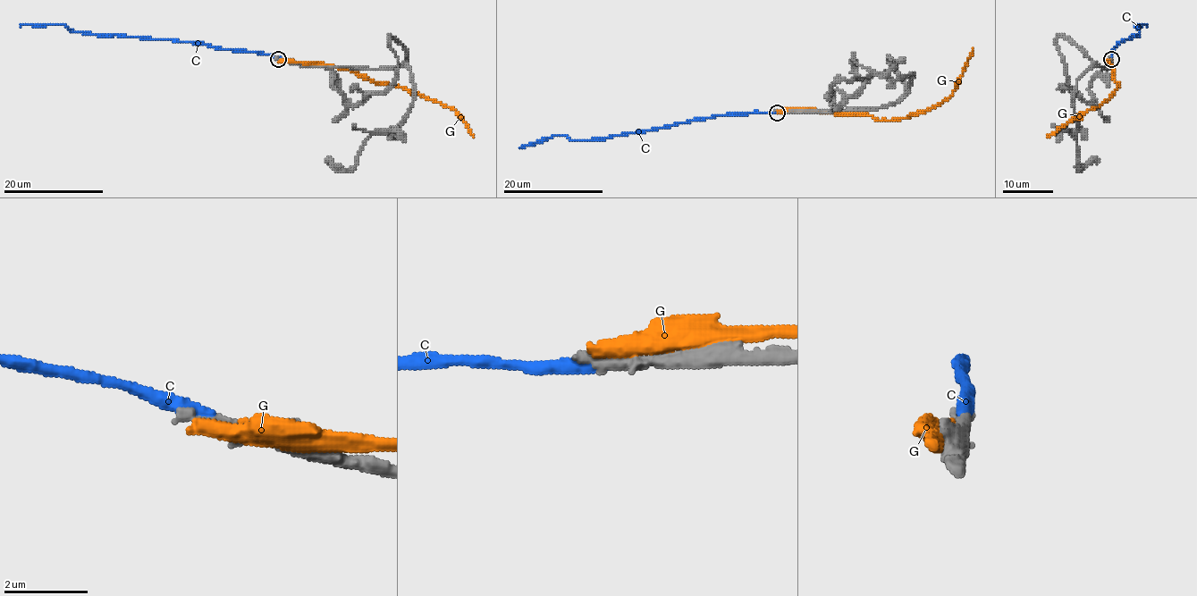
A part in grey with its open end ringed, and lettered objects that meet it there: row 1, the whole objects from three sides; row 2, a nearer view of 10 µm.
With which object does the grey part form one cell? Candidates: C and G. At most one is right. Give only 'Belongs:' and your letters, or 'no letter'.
Belongs: C

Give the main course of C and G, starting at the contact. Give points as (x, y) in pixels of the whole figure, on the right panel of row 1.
C: (1111, 58), (1111, 54), (1121, 41), (1139, 33), (1133, 25), (1147, 26)
G: (1109, 61), (1112, 76), (1118, 83), (1115, 89), (1102, 104), (1072, 117), (1046, 136)

